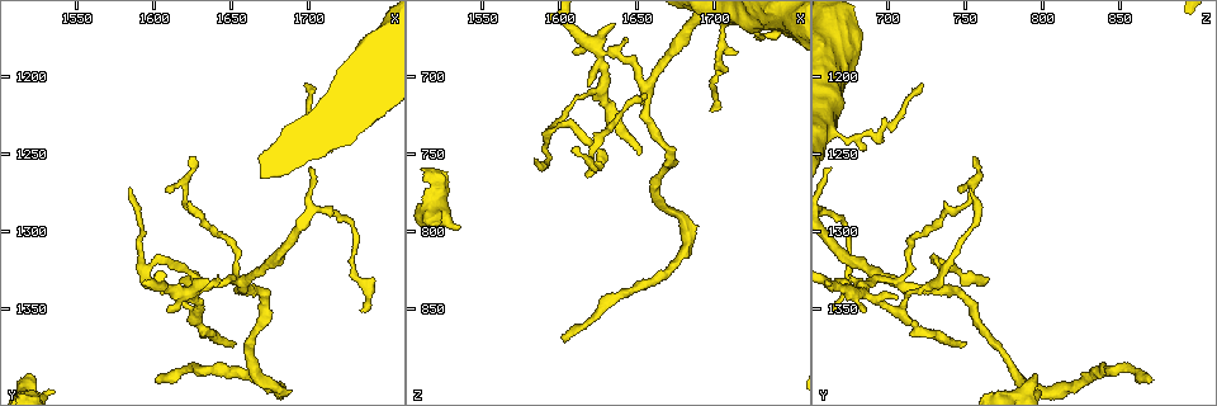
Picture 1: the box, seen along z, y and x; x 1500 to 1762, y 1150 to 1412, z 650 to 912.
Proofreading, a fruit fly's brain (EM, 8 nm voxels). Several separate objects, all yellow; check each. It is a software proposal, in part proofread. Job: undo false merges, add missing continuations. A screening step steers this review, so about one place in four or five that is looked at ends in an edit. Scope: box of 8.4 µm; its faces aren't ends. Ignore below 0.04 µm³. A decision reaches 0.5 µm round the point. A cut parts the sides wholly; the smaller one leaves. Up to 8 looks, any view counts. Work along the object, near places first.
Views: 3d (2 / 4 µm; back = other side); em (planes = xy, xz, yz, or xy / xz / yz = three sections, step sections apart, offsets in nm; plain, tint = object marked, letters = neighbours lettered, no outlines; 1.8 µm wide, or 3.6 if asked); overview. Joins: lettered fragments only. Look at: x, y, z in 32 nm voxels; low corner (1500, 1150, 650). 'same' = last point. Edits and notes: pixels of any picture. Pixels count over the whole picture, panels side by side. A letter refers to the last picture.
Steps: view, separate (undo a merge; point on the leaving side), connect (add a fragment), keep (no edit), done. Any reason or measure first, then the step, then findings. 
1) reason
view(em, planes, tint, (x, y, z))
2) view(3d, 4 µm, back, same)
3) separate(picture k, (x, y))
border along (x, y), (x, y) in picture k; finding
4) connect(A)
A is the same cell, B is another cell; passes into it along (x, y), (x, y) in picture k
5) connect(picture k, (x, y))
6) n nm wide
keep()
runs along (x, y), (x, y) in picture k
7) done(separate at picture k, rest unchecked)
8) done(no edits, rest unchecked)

an open end
view(em, 3.6 µm, planes, letters, (1602, 1394, 866))

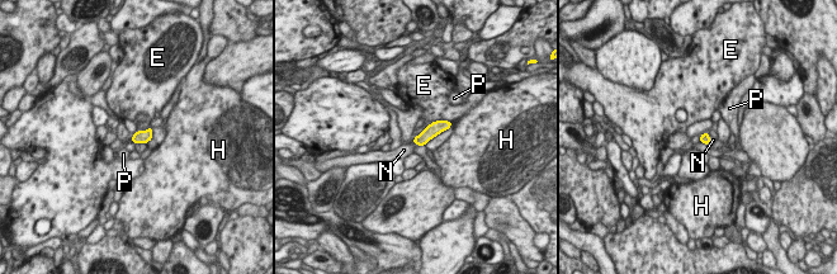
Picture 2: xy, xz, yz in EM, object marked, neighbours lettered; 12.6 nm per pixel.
connect(N)
N is the same cell, E, H and P are other cells; it goes on there

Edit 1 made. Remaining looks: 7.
free end
view(em, xy, step 4, letters, (1650, 1370, 750))

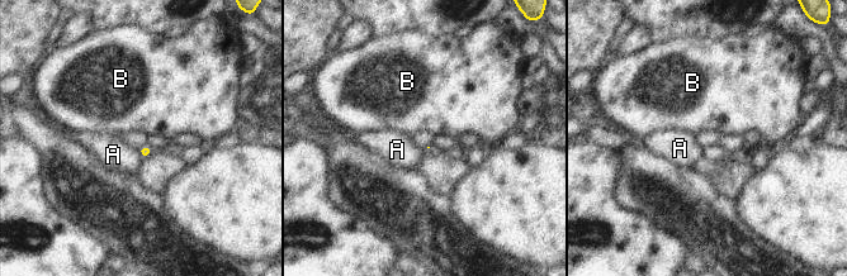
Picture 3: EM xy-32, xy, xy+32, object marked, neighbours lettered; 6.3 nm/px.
another direction
view(em, planes, letters, same)

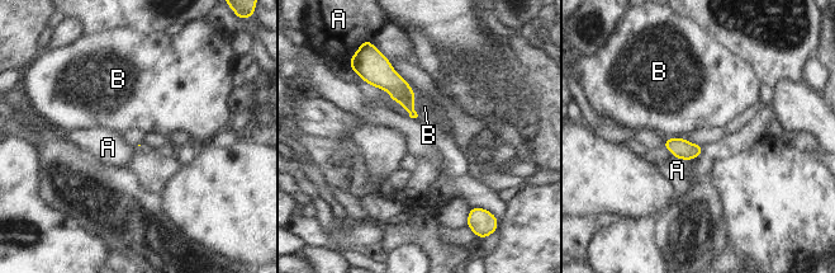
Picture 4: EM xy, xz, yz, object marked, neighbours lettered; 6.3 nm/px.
B touches over 150 nm
keep()
A and B are other cells; border along (414, 94), (412, 104), (417, 117) in picture 4; none of them fits

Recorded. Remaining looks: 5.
view(3d, 4 µm, (1626, 1338, 684))

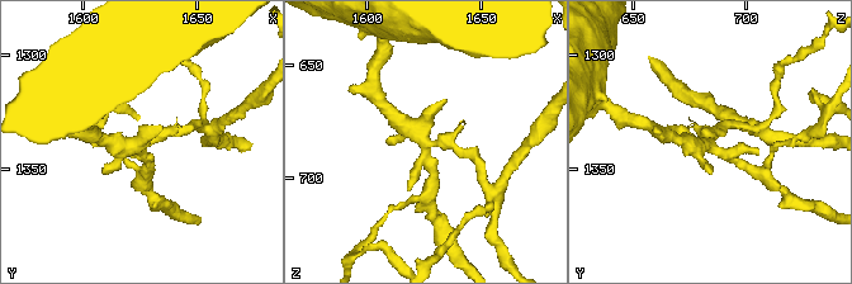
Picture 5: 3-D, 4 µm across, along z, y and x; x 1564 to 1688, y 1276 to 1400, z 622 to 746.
need the tissue
view(em, yz, step 8, tint, (1627, 1338, 683))

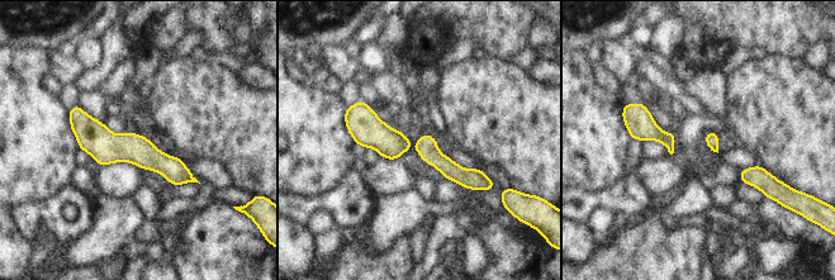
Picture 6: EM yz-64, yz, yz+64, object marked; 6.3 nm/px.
another direction
view(em, planes, letters, same)

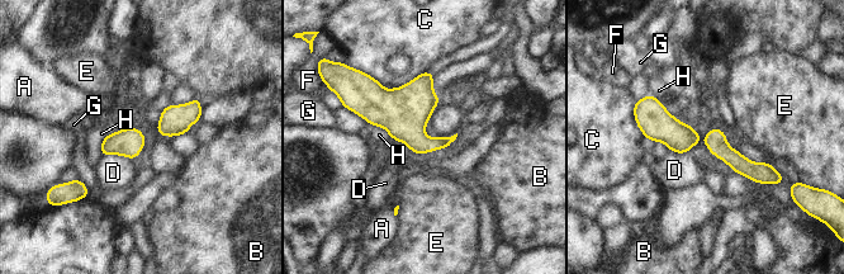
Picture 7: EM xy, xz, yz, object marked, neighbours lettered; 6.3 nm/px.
160 nm wide
keep()
A, B, C, D, E, F, G and H are other cells; border along (102, 155), (124, 155), (132, 160) in picture 7; one neuron here

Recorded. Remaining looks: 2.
done(connect at picture 2, rest unchecked)

